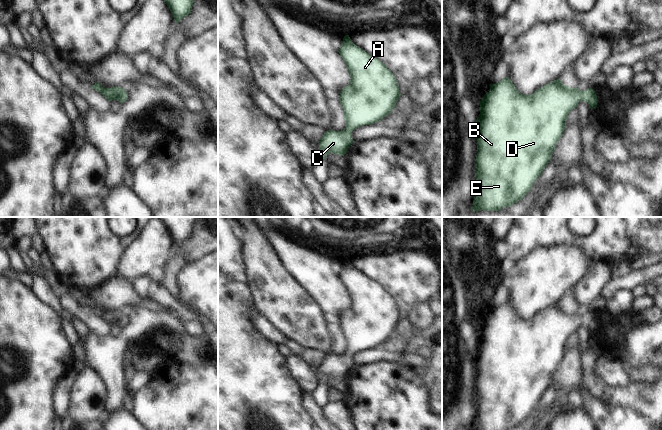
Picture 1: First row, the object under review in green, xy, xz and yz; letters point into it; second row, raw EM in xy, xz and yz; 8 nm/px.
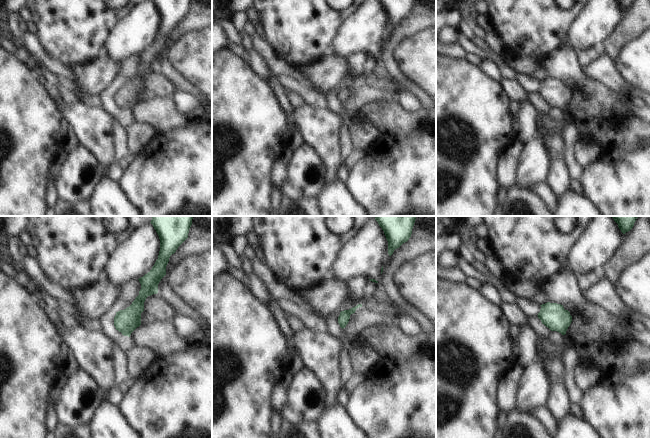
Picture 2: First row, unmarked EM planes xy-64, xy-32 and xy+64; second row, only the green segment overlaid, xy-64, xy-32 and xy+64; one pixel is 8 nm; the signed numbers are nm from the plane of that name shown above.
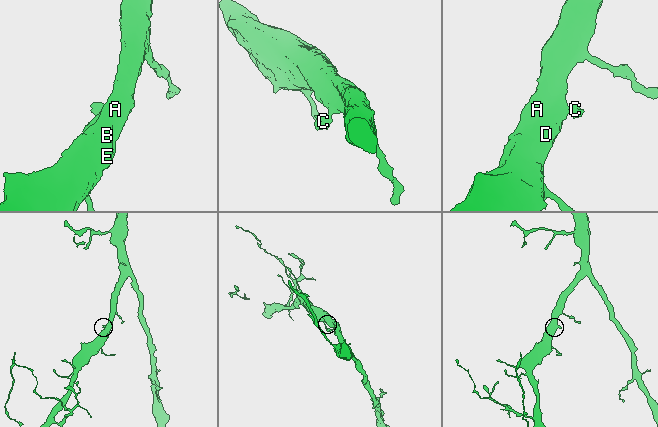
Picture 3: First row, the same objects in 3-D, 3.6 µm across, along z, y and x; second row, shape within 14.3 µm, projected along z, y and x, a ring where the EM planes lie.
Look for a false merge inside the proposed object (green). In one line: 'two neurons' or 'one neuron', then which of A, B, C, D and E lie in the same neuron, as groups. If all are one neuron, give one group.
one neuron; A B C D E

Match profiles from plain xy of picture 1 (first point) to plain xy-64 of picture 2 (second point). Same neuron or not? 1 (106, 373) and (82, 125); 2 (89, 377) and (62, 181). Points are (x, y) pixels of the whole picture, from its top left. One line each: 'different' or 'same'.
1: same
2: same

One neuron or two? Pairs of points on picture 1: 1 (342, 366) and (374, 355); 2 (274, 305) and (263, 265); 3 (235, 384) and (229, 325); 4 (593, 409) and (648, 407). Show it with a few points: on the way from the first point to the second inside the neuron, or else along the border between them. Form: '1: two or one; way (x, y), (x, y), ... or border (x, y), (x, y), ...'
1: two; border (350, 357), (354, 364)
2: one; way (270, 295), (270, 284), (265, 275)
3: one; way (229, 369), (229, 340)
4: two; border (608, 403), (617, 406), (629, 406), (646, 419)

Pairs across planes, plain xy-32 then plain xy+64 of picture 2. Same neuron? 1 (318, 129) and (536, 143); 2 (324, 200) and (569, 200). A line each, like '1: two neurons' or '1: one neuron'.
1: two neurons
2: one neuron

